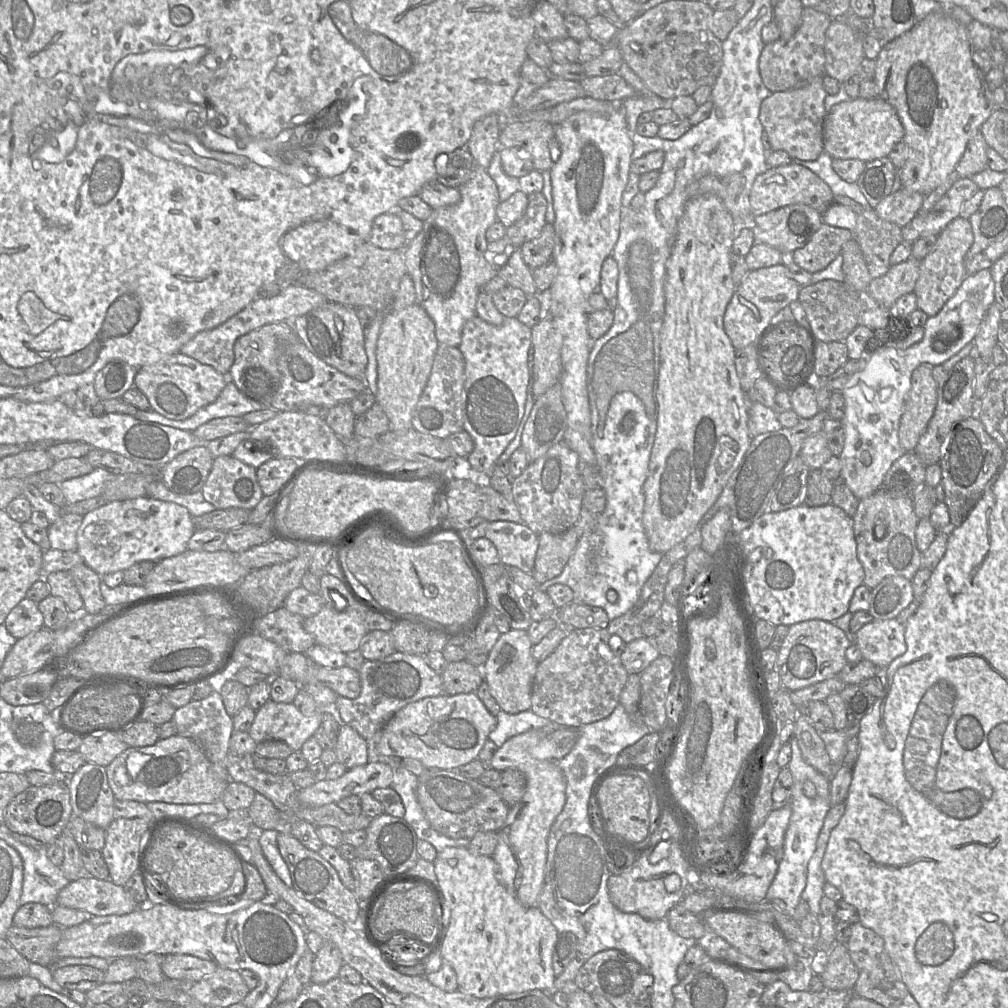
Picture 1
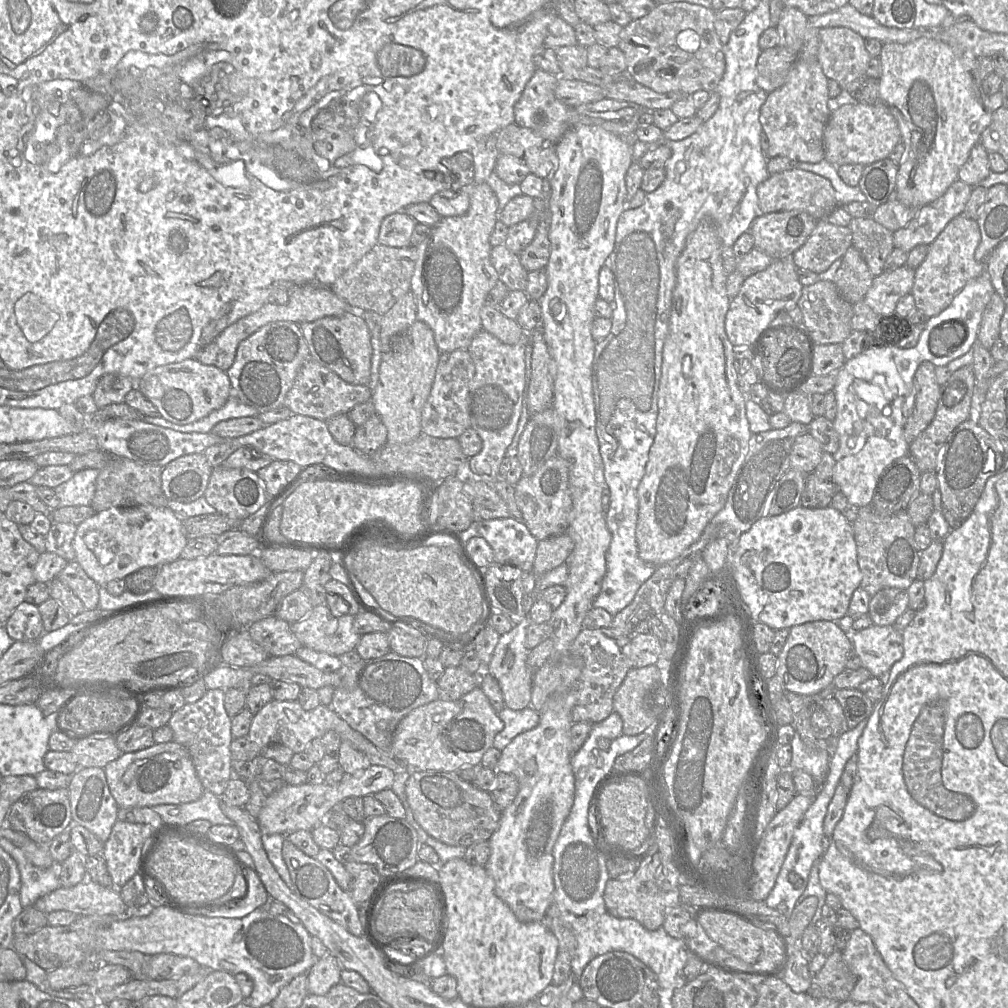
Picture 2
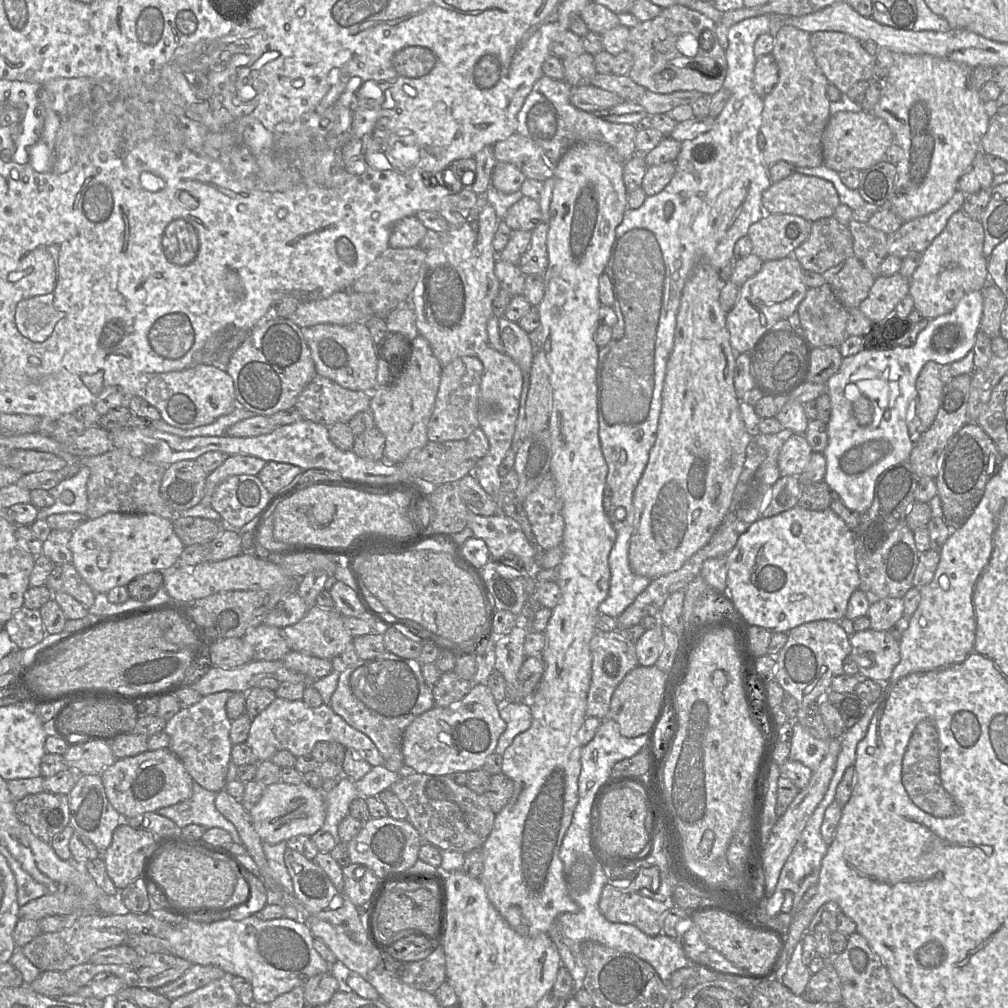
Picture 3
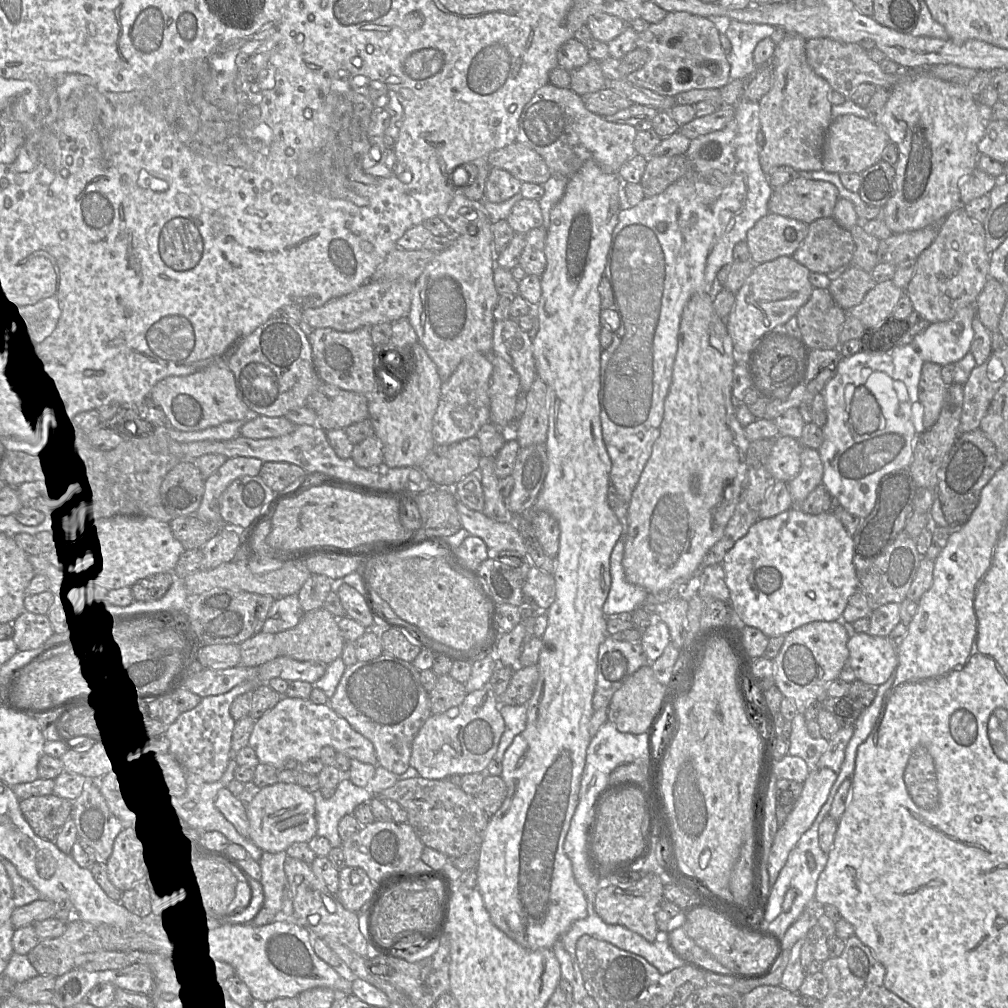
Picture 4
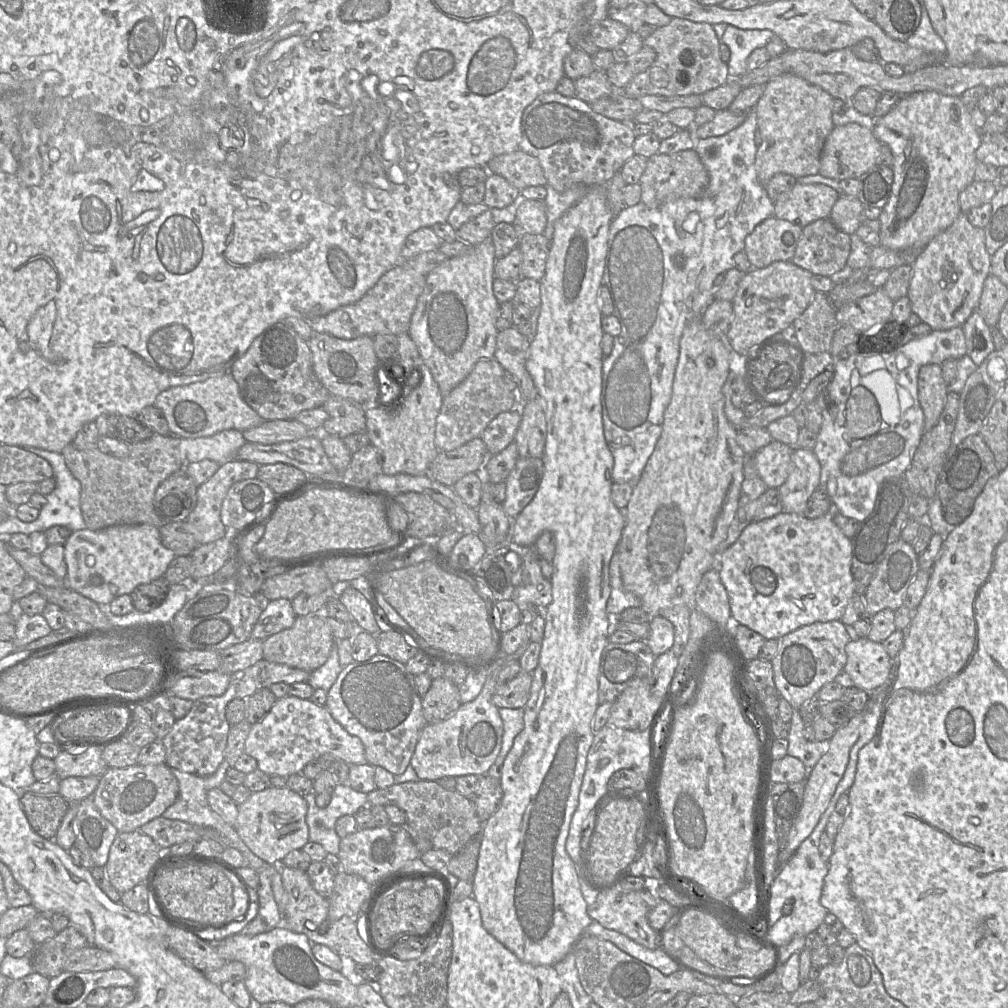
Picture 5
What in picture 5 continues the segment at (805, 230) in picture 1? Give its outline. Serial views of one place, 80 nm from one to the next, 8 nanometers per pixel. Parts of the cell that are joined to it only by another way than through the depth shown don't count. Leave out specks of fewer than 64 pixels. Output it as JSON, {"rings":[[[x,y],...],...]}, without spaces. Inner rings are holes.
{"rings":[[[772,216],[745,239],[744,251],[752,268],[765,268],[776,261],[792,261],[803,228]]]}

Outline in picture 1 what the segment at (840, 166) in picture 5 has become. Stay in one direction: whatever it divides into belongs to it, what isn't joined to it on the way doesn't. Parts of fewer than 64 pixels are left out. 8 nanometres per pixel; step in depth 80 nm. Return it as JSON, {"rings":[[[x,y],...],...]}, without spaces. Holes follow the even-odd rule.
{"rings":[[[880,97],[855,98],[834,105],[825,117],[823,126],[824,150],[834,159],[859,159],[870,162],[887,157],[903,141],[905,134],[895,108]]]}

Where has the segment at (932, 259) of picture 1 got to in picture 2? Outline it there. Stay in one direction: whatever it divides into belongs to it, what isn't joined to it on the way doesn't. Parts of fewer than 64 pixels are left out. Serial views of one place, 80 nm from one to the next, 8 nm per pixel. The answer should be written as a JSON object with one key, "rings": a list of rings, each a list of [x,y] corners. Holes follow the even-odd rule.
{"rings":[[[960,214],[950,220],[929,245],[926,258],[915,270],[911,291],[916,308],[921,310],[926,318],[940,314],[970,280],[985,272],[985,261],[975,259],[975,251],[980,240],[977,221]]]}

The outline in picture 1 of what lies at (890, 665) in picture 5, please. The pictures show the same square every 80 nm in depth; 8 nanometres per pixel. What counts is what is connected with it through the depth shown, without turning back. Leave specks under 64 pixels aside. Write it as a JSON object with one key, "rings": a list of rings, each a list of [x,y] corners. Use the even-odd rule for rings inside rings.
{"rings":[[[895,618],[874,619],[857,631],[853,643],[858,646],[864,659],[884,669],[906,651],[905,624]]]}

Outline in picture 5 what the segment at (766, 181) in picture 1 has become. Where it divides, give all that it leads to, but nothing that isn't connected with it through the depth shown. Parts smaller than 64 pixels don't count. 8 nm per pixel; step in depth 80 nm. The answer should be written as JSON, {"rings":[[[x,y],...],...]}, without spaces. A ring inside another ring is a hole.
{"rings":[[[797,182],[774,202],[774,216],[804,228],[819,219],[830,218],[832,208],[839,198],[838,192],[828,185],[801,184]]]}

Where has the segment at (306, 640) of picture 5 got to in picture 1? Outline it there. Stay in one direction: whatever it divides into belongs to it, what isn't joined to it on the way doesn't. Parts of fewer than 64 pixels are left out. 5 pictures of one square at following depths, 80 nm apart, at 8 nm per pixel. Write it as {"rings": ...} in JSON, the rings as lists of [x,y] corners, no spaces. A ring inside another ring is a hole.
{"rings":[[[356,602],[342,612],[324,605],[316,615],[304,619],[303,628],[313,637],[315,644],[348,653],[359,650],[369,633],[366,612]]]}

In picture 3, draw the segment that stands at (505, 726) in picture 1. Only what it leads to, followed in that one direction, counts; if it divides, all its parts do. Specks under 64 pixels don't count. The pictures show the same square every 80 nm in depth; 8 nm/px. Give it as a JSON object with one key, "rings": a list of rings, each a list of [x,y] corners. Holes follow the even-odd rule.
{"rings":[[[508,702],[499,704],[499,715],[506,723],[506,729],[499,737],[495,752],[503,755],[514,738],[528,730],[532,723],[529,702]]]}

